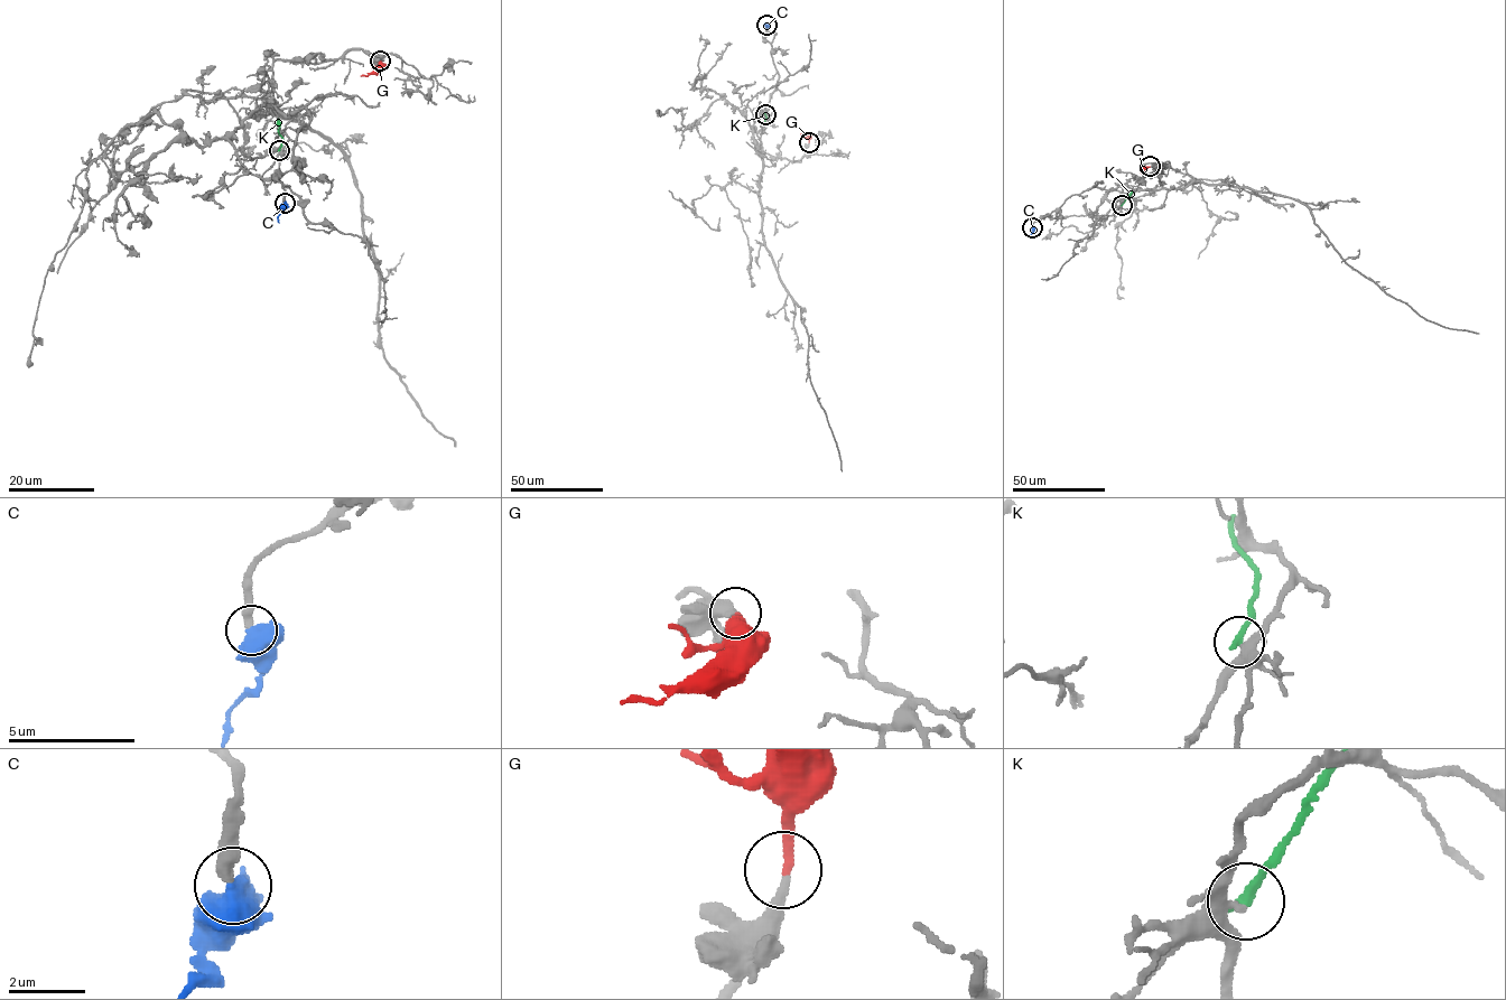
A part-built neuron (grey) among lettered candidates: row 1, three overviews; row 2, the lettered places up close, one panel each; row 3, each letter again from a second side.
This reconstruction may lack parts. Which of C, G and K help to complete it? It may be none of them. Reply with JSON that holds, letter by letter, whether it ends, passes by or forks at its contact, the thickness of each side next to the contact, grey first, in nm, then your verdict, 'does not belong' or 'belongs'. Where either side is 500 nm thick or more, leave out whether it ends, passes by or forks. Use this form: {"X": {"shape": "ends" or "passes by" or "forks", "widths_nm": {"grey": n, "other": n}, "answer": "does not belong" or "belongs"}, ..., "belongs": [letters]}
{"C": {"widths_nm": {"grey": 380, "other": 800}, "answer": "belongs"}, "G": {"shape": "ends", "widths_nm": {"grey": 240, "other": 200}, "answer": "belongs"}, "K": {"shape": "ends", "widths_nm": {"grey": 320, "other": 280}, "answer": "does not belong"}, "belongs": ["C", "G"]}

